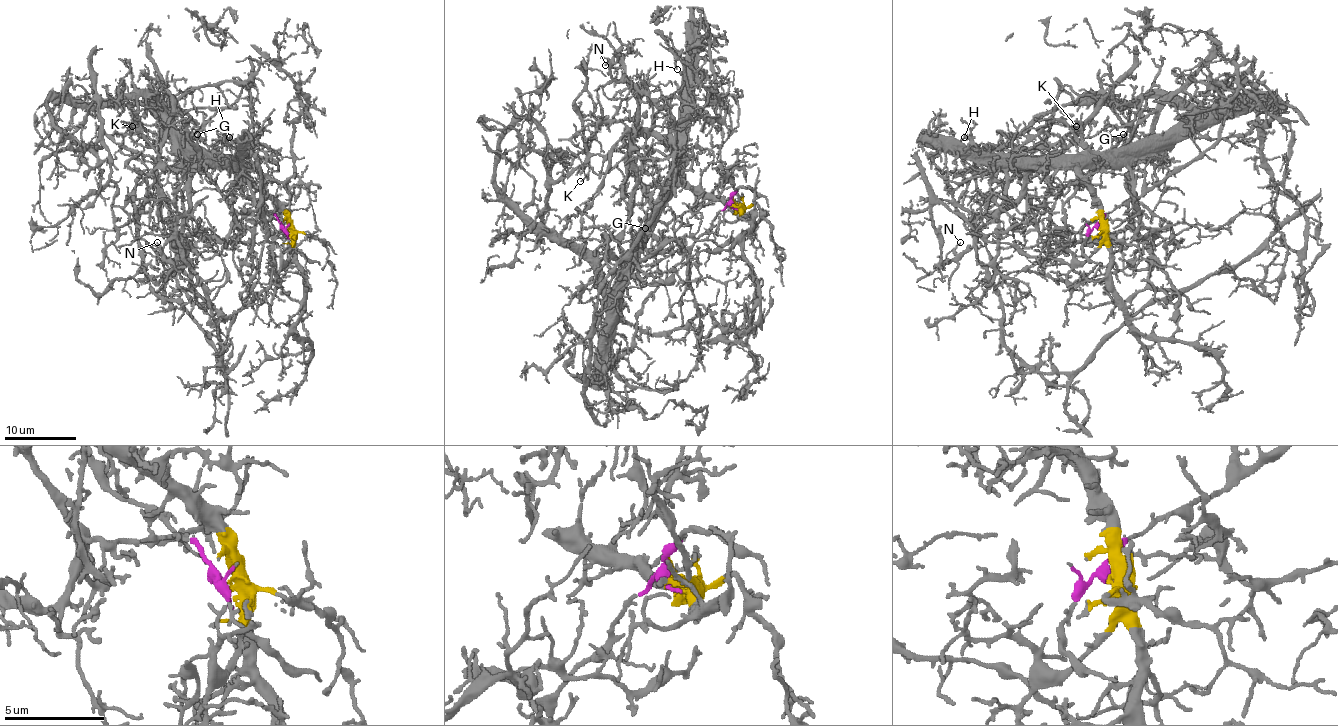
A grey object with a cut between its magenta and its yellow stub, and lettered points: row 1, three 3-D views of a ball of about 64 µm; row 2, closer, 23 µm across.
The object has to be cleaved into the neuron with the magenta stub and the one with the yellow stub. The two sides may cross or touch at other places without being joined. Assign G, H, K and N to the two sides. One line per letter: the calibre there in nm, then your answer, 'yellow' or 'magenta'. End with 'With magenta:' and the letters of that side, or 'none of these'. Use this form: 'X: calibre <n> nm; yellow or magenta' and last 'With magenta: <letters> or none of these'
G: calibre 160 nm; yellow
H: calibre 180 nm; yellow
K: calibre 90 nm; yellow
N: calibre 130 nm; yellow
With magenta: none of these

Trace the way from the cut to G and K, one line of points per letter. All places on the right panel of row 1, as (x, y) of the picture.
G: (1101, 230), (1101, 208), (1094, 201), (1092, 189), (1080, 169), (1092, 164), (1110, 147), (1114, 138), (1123, 135)
K: (1101, 230), (1101, 208), (1085, 183), (1071, 169), (1026, 164), (1015, 171), (1013, 153), (1049, 124), (1076, 126)

